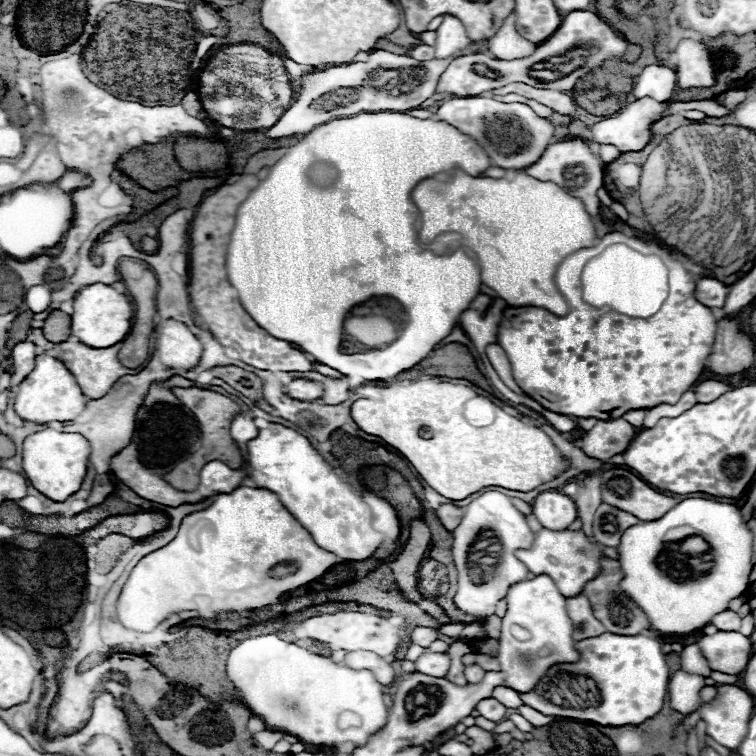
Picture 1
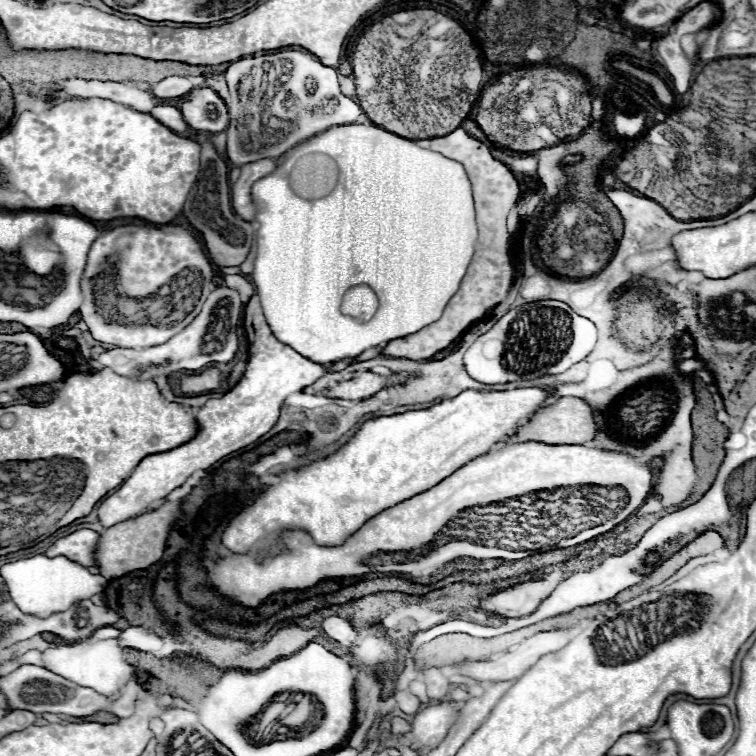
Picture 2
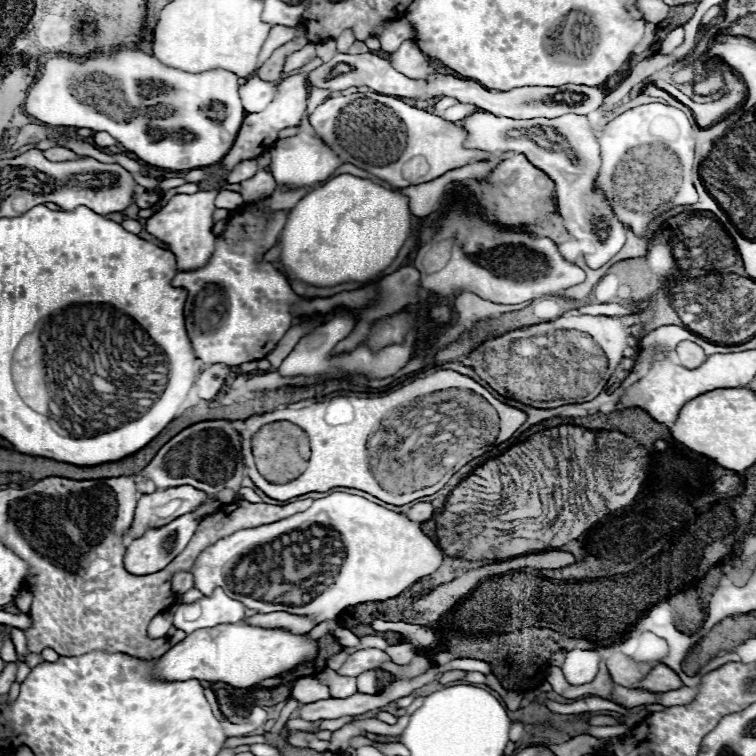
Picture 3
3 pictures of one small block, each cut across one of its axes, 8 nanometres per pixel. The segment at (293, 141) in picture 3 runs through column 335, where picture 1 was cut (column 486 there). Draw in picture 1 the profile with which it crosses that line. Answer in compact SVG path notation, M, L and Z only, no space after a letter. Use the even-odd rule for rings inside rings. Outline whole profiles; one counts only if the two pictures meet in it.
M362 112L362 114L356 114L356 116L348 116L348 118L334 118L334 120L326 122L326 124L322 124L322 126L314 128L312 132L308 132L298 144L290 146L288 152L270 168L268 178L262 180L258 184L258 188L252 190L250 196L246 198L246 202L242 202L242 206L238 208L236 224L234 224L230 246L228 246L228 258L226 258L228 280L238 290L240 302L246 308L246 312L254 318L254 322L260 328L270 332L274 338L298 344L304 352L312 354L316 358L316 362L326 364L330 368L336 368L338 372L342 372L342 374L346 374L350 378L358 378L360 382L372 382L372 380L388 382L388 380L396 378L400 372L414 368L416 364L420 364L424 358L430 356L434 346L442 338L446 338L452 332L452 328L458 324L458 316L462 312L466 312L466 308L470 308L470 302L480 294L480 284L482 284L480 282L478 258L472 252L468 252L466 248L460 246L454 252L446 252L446 254L438 256L432 250L424 250L420 246L418 228L416 228L418 208L410 200L410 194L418 186L418 182L422 182L426 178L432 178L432 176L438 176L438 174L452 176L456 170L462 170L462 172L466 172L470 176L482 176L490 166L492 166L490 156L486 156L486 152L482 150L482 146L474 138L466 136L458 128L454 128L454 126L450 126L446 122L440 122L440 120L432 120L432 118L420 120L420 118L414 118L414 116L404 114L404 112L376 112L376 114ZM316 162L324 162L330 168L330 172L334 174L334 182L330 182L326 186L324 184L316 184L316 180L312 178L312 172L316 170ZM372 296L390 296L390 298L396 298L402 304L404 312L406 312L406 324L400 330L398 338L394 342L390 342L388 346L376 348L376 350L368 350L364 354L346 354L342 350L342 336L344 336L346 314L348 314L348 310L352 306L358 306L358 304L370 300Z

